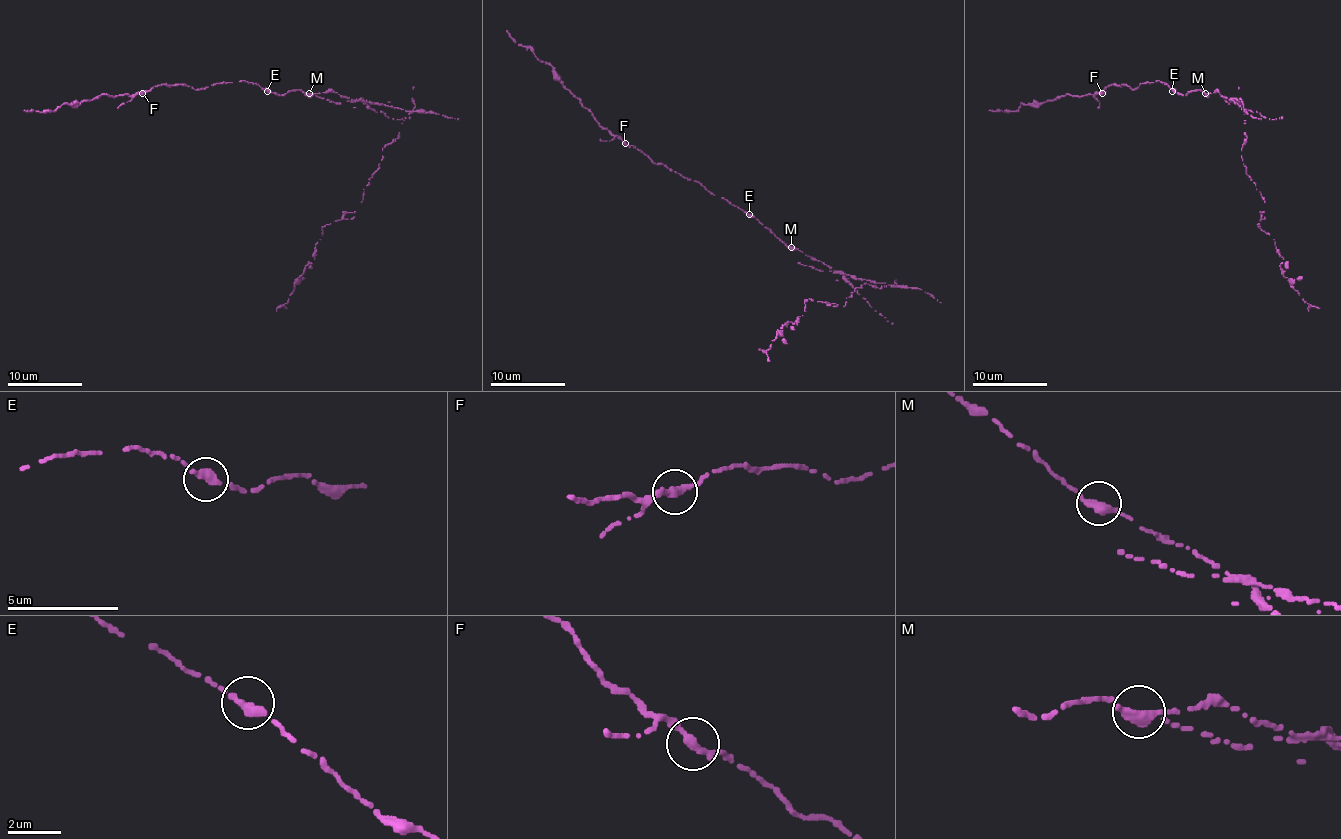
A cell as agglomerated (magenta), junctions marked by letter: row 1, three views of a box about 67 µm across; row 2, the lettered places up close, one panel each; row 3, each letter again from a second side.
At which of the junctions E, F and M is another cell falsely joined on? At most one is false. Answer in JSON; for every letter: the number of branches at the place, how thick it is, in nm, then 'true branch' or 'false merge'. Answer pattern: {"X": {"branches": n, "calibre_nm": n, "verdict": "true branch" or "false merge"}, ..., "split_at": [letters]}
{"E": {"branches": 2, "calibre_nm": 340, "verdict": "true branch"}, "F": {"branches": 2, "calibre_nm": 320, "verdict": "true branch"}, "M": {"branches": 2, "calibre_nm": 380, "verdict": "false merge"}, "split_at": ["M"]}

